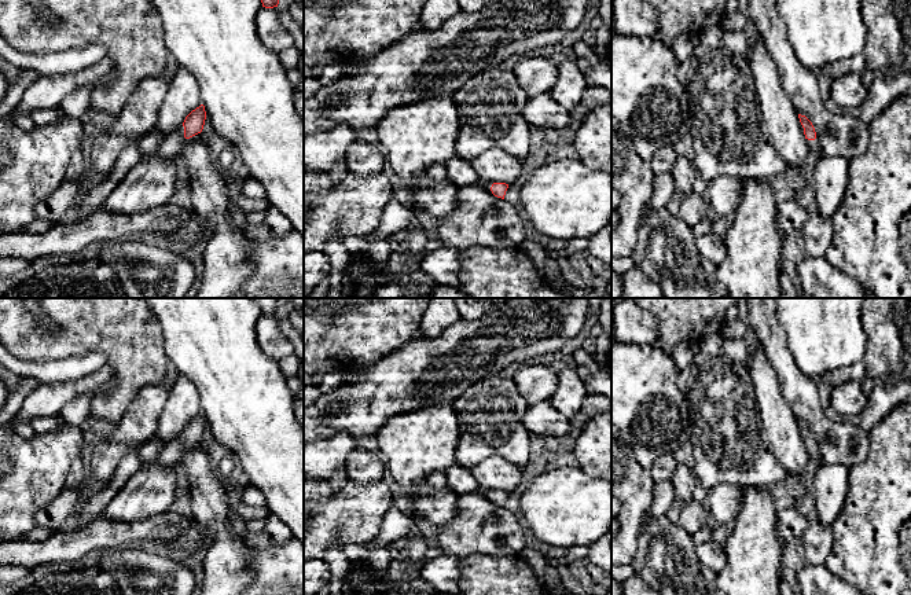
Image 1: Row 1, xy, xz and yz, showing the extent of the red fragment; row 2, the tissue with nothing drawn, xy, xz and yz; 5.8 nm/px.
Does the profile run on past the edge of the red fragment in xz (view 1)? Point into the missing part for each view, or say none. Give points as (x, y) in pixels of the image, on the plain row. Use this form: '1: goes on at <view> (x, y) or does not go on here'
1: goes on at xz (487, 492)

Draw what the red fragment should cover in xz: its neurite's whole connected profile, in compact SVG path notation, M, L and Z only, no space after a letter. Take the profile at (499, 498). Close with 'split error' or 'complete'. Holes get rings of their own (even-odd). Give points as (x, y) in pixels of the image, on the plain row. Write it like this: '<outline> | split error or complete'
M478 488L478 492L481 492L486 499L492 500L495 504L502 507L504 507L506 499L508 496L508 492L506 491L492 491Z | split error

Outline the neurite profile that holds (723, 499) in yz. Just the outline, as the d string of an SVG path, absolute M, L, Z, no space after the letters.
M719 484L708 491L708 503L716 525L732 526L739 510L741 486Z

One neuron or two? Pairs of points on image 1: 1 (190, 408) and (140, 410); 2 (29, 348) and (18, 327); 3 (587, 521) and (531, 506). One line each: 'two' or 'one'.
1: two
2: one
3: one

